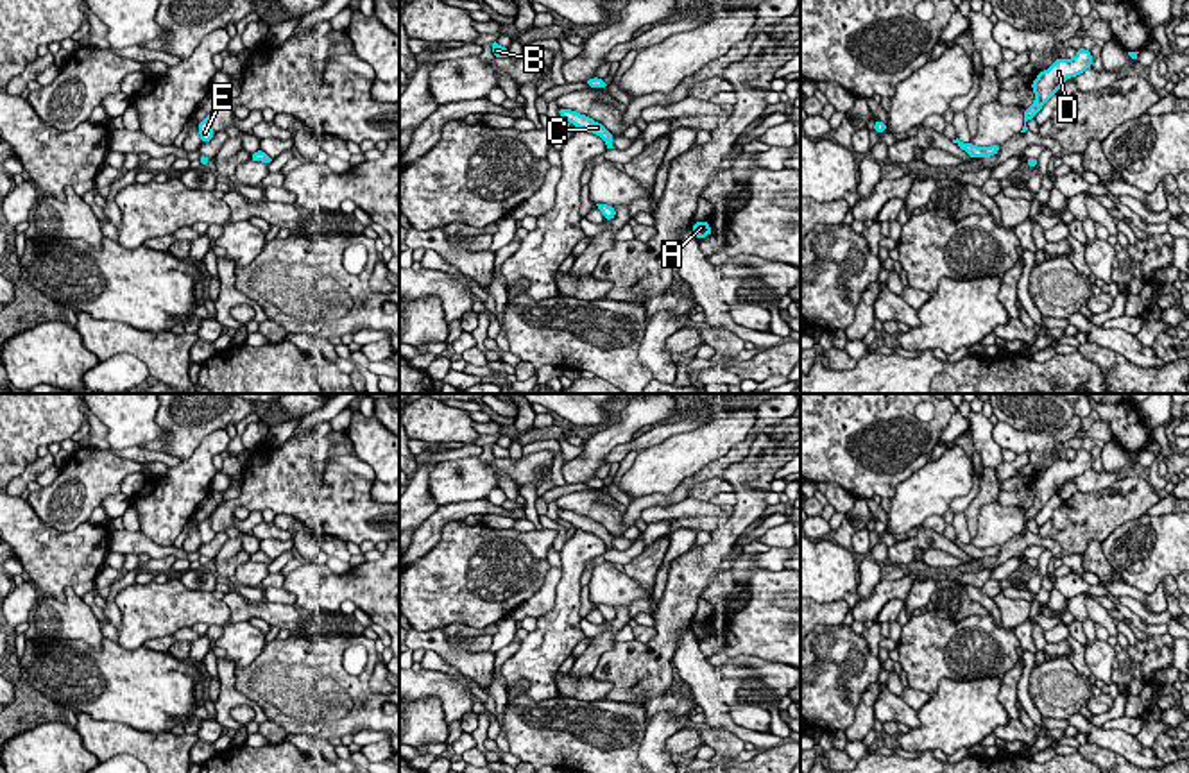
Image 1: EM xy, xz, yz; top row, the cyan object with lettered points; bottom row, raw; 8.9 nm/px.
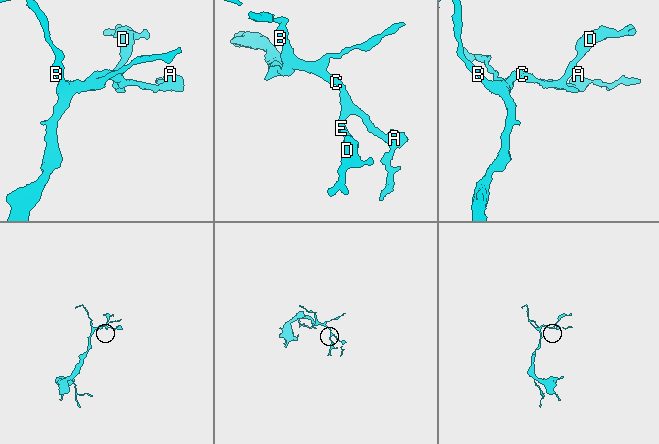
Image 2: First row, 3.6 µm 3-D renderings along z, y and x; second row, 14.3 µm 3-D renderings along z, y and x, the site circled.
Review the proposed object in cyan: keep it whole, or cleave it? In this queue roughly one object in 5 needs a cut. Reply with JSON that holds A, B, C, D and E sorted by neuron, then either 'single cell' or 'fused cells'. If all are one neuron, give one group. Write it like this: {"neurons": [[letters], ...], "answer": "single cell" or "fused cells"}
{"neurons": [["A", "B", "C", "D", "E"]], "answer": "single cell"}

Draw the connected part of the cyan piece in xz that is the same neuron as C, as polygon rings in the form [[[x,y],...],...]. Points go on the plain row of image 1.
[[[559,508],[559,515],[560,515],[560,519],[573,524],[577,530],[584,530],[587,533],[600,537],[605,542],[607,549],[614,549],[612,548],[614,537],[600,522],[594,522],[593,519],[589,519],[586,515],[580,515],[577,512],[564,510],[564,508]]]

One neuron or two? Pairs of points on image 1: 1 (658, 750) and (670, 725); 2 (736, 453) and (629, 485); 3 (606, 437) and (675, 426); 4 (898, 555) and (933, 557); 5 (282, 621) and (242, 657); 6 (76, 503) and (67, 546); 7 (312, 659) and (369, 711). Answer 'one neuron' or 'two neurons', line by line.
1: one neuron
2: two neurons
3: two neurons
4: two neurons
5: two neurons
6: two neurons
7: one neuron

